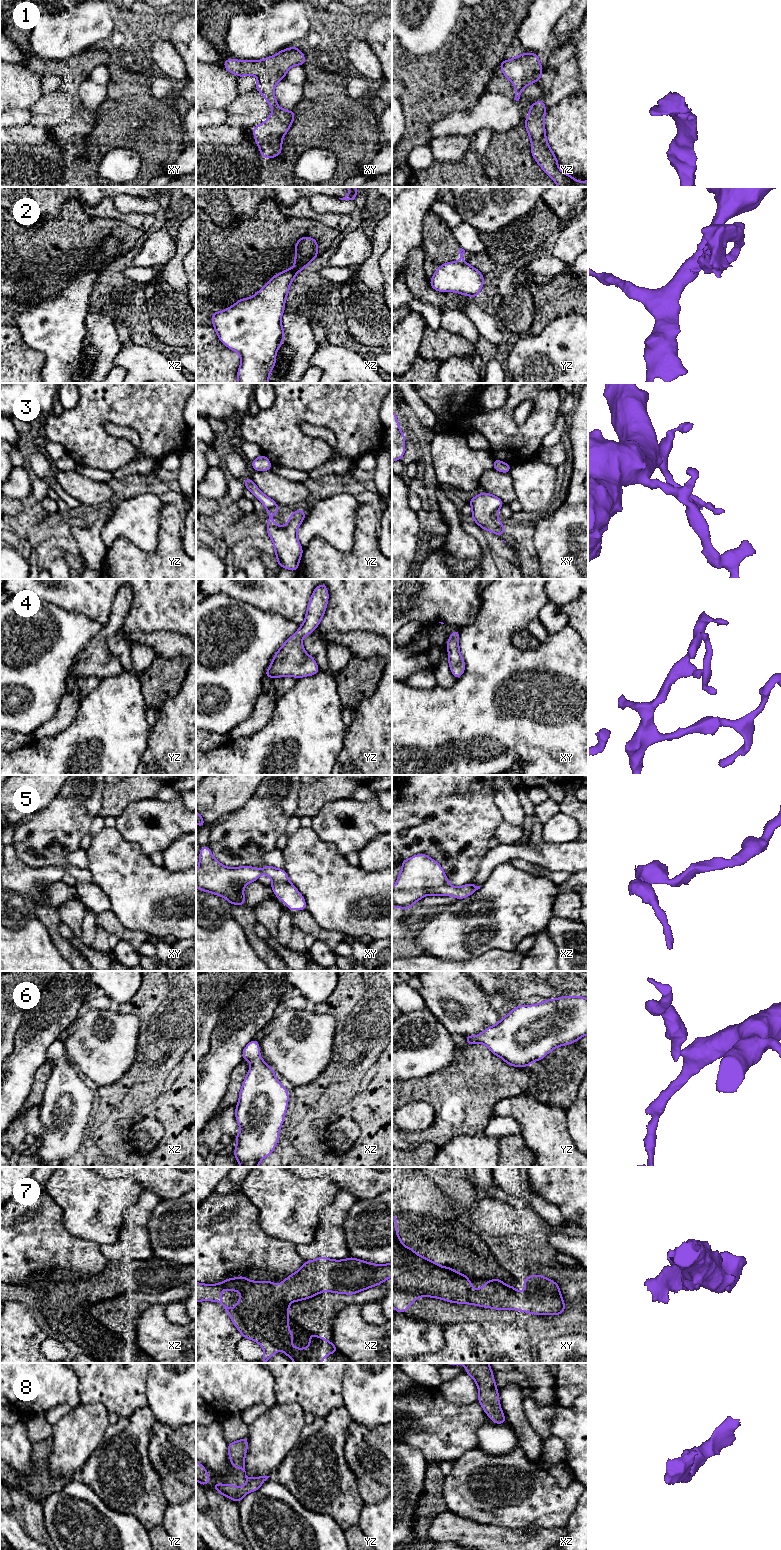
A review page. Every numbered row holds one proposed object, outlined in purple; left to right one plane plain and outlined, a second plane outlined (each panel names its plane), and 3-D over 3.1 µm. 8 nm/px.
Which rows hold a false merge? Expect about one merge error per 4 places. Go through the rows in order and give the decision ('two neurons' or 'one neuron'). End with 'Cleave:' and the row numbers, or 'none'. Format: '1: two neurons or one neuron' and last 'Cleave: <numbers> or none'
1: one neuron
2: two neurons
3: one neuron
4: one neuron
5: one neuron
6: one neuron
7: one neuron
8: one neuron
Cleave: 2

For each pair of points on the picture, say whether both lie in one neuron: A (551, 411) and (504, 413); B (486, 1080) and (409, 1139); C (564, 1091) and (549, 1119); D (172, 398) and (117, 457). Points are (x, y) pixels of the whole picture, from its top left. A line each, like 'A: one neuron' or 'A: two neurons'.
A: one neuron
B: one neuron
C: two neurons
D: one neuron

